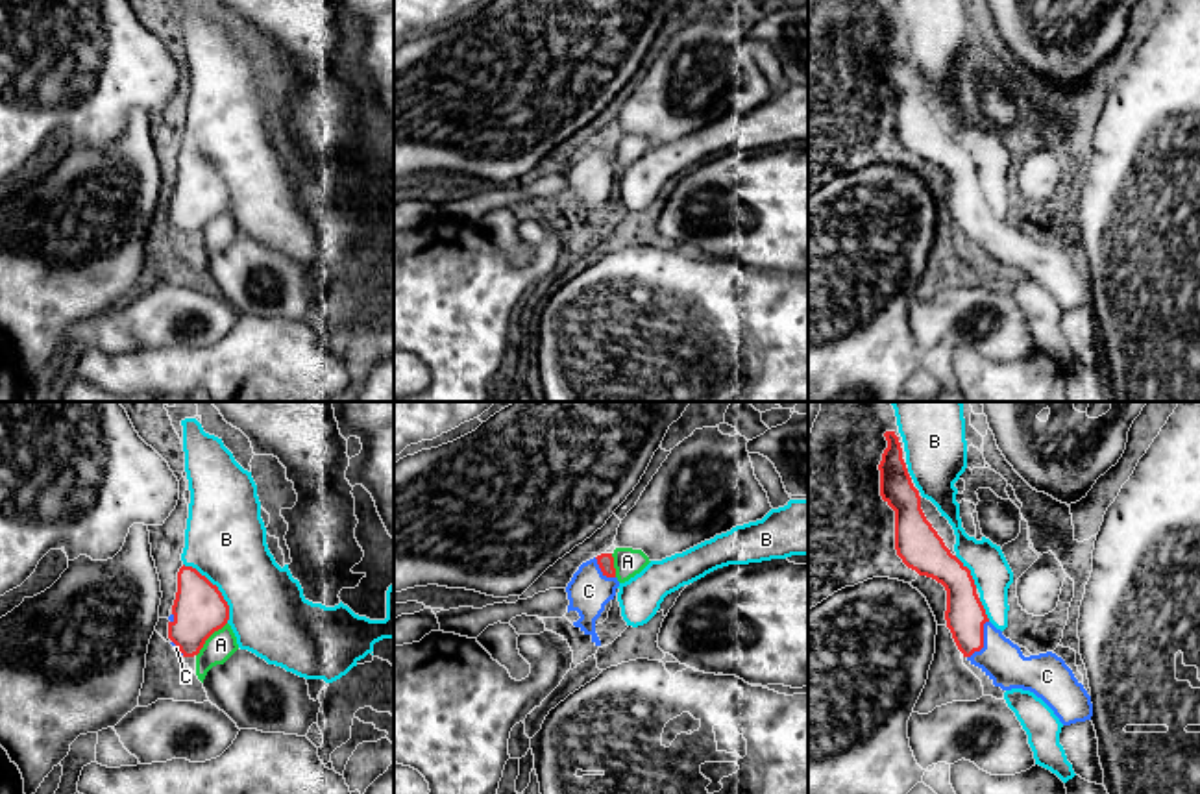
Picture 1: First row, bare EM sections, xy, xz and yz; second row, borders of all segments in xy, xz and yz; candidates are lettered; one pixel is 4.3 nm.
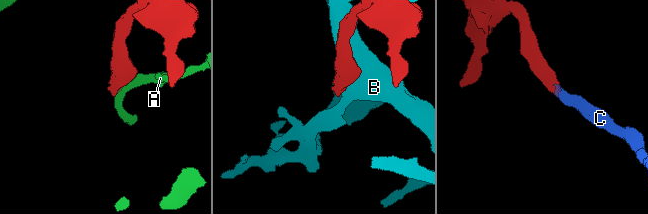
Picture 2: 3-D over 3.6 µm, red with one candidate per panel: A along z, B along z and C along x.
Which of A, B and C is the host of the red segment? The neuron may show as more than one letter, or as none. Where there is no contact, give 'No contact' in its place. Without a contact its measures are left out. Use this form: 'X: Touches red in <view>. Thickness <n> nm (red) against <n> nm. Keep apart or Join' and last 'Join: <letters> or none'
A: Touches red in xy. Thickness 220 nm (red) against 120 nm. Keep apart
B: Touches red in xy. Thickness 220 nm (red) against 360 nm. Keep apart
C: Touches red in yz. Thickness 170 nm (red) against 180 nm. Join
Join: C

